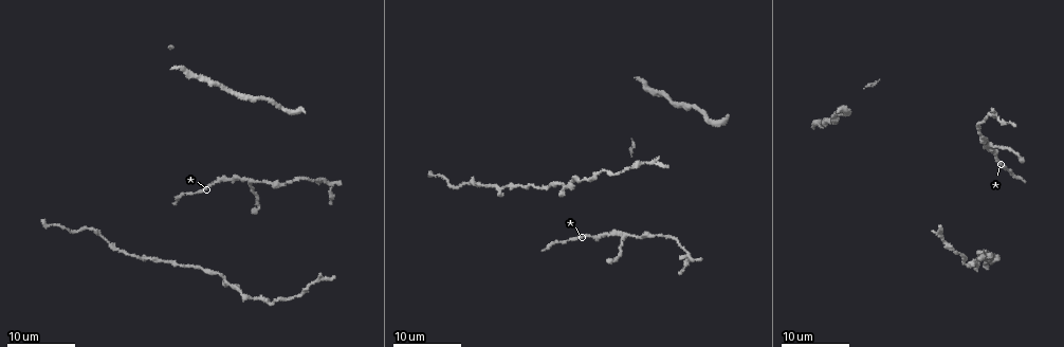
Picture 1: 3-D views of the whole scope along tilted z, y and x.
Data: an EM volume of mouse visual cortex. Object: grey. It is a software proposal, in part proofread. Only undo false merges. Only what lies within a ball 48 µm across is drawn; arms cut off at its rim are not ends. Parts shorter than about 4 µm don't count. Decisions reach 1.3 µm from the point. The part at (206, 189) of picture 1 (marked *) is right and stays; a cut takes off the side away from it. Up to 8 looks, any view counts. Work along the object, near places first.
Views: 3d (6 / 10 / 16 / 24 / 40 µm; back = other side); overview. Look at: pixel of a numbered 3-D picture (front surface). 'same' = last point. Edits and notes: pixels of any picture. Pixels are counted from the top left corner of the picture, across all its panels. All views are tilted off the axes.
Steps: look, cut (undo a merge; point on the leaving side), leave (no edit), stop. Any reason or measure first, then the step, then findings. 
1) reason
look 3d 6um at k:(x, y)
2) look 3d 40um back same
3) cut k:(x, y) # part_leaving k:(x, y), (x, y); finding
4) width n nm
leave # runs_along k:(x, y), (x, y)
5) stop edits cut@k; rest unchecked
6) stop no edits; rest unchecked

three-way junction
look 3d 24um at 1:(250, 183)

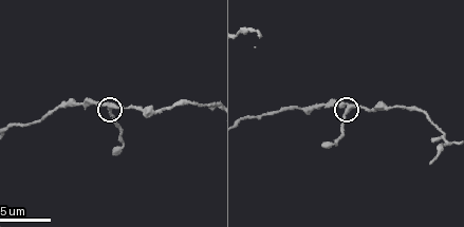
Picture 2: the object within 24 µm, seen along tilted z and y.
look 3d 10um at 2:(111, 107)

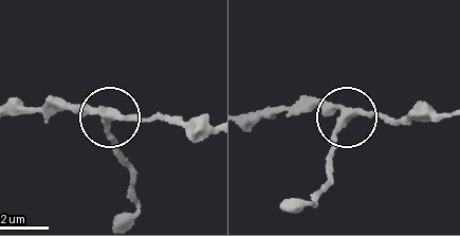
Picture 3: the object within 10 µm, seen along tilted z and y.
width 280 nm
leave # runs_along 3:(251, 115), (339, 108), (346, 115), (332, 139), (330, 175); continuous, no second neuron

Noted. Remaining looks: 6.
look 3d 16um at 2:(416, 109)

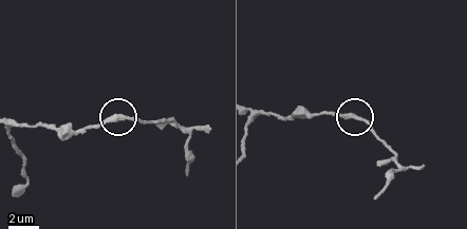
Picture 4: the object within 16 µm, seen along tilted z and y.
width 290 nm
leave # runs_along 4:(255, 109), (286, 116), (331, 111), (352, 114), (387, 145); all the same neuron

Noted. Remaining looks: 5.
three-way junction
look 3d 16um at 1:(144, 256)

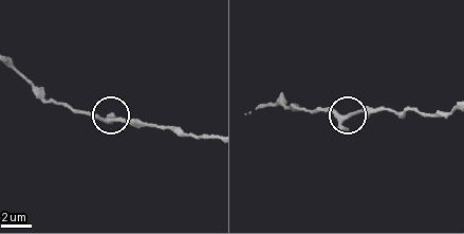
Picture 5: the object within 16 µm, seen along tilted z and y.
look 3d 10um at 5:(343, 118)

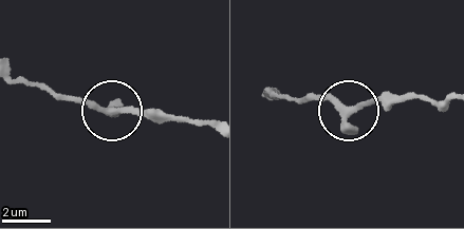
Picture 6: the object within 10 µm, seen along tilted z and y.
arms 3
leave # continuous, no second neuron

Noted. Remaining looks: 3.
look 3d 24um at 1:(228, 280)

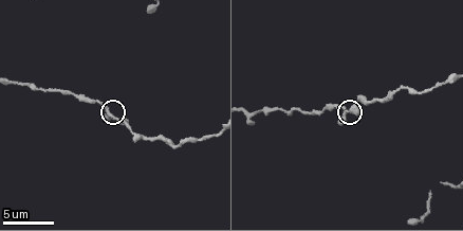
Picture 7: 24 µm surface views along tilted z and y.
look 3d 6um at 7:(347, 110)

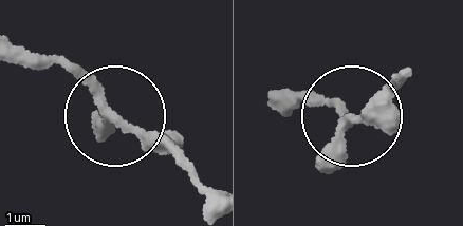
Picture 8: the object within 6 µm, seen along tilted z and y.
arms 3
leave # continuous, no second neuron

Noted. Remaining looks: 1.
stop no edits; rest unchecked

